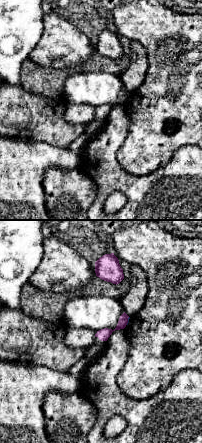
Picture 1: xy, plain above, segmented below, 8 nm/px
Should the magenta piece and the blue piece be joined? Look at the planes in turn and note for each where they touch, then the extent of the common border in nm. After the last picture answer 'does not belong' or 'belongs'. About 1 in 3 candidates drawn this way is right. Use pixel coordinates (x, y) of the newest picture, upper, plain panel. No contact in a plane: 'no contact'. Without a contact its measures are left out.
(127, 97) | 70 nm

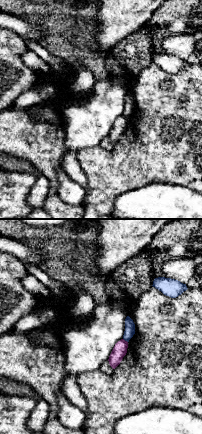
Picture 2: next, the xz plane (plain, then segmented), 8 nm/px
(124, 116) | 50 nm

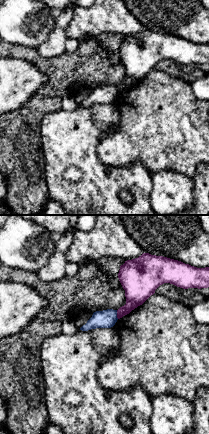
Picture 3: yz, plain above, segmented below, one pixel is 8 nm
(117, 90) | 70 nm

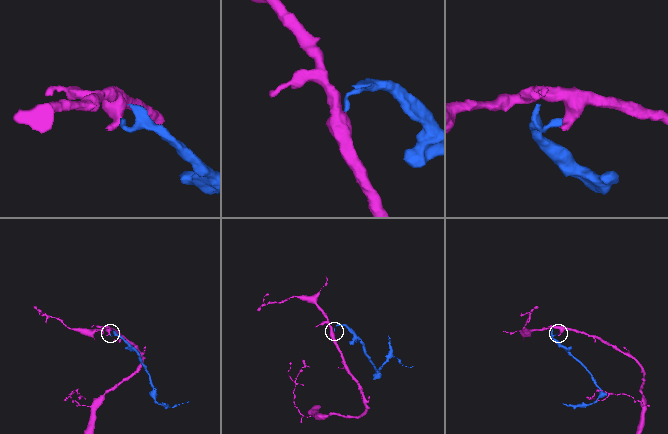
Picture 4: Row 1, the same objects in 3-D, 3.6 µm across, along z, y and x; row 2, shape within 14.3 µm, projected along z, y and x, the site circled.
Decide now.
does not belong

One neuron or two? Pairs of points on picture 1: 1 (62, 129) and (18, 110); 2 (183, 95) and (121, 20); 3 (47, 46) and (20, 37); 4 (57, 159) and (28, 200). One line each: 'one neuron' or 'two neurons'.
1: one neuron
2: one neuron
3: two neurons
4: one neuron

